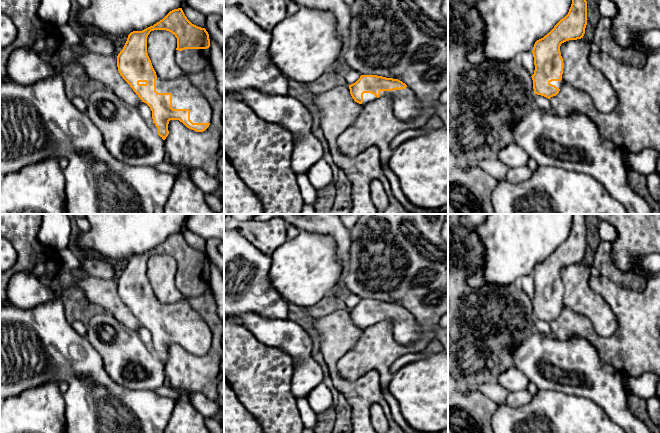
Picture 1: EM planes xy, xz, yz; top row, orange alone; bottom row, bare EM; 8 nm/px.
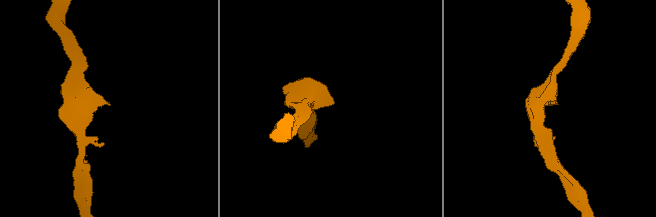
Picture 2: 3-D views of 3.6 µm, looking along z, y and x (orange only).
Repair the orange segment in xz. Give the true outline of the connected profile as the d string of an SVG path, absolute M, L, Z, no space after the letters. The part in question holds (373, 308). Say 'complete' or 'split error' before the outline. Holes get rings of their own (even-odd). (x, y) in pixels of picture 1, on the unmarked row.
split error; M361 299L355 307L349 309L349 313L354 325L362 329L389 320L398 343L413 344L421 337L421 326L414 315L398 303Z

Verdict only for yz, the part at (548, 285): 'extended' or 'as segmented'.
extended

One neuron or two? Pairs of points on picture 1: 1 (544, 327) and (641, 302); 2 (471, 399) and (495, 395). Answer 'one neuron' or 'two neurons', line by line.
1: two neurons
2: two neurons

